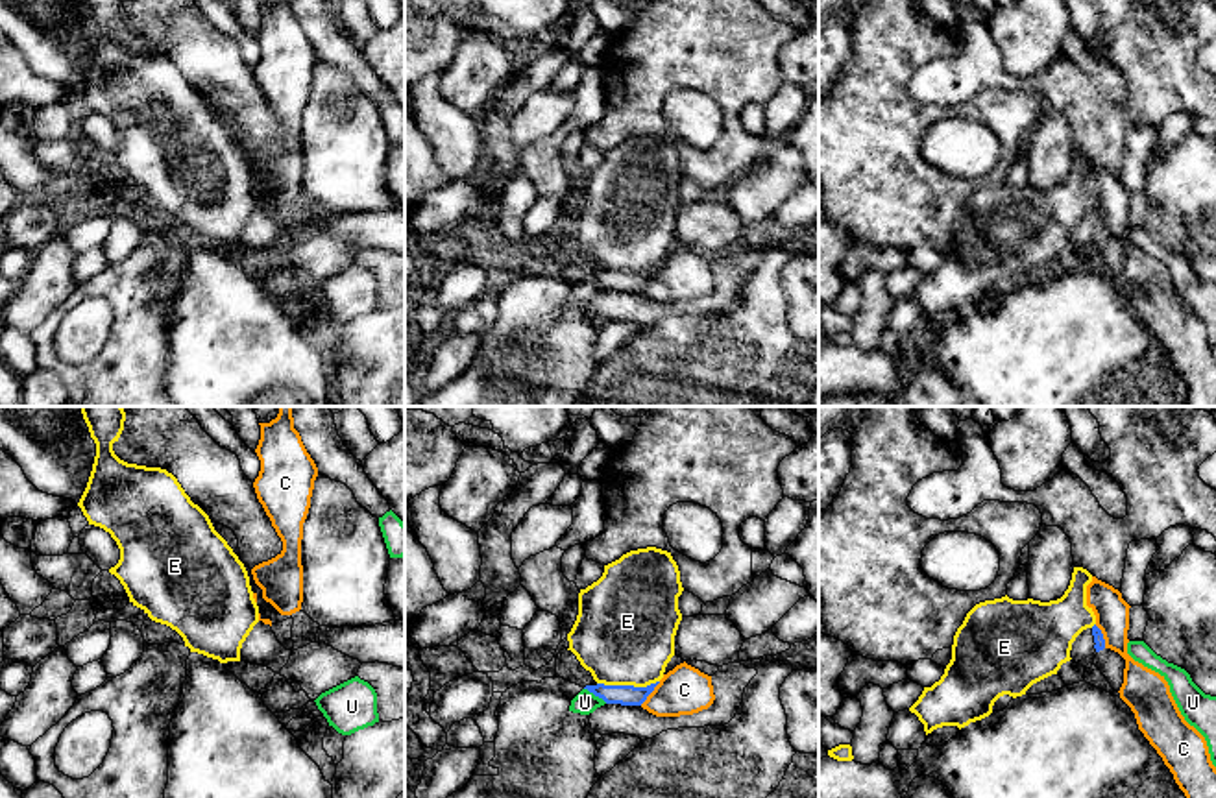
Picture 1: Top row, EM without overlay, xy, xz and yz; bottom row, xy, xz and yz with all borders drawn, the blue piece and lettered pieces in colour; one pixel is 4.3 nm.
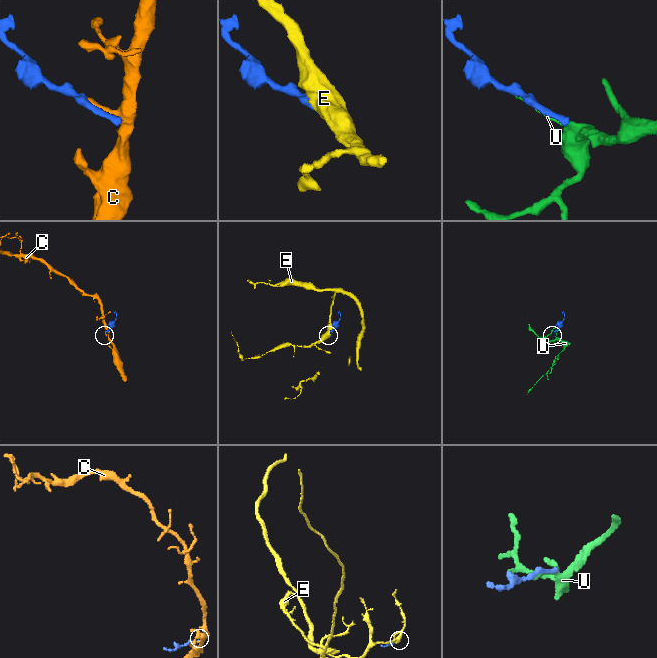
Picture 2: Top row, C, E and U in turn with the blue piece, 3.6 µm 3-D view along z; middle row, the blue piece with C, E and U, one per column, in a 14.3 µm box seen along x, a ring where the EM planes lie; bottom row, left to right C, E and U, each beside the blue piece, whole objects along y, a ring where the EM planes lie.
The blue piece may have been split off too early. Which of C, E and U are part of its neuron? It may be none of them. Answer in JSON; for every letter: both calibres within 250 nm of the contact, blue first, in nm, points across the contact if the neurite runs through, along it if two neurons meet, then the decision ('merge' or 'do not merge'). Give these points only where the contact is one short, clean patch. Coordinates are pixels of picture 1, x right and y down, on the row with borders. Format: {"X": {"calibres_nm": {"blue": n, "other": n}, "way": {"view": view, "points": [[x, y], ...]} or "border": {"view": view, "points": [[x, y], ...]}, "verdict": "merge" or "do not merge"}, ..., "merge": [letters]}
{"C": {"calibres_nm": {"blue": 100, "other": 200}, "verdict": "do not merge"}, "E": {"calibres_nm": {"blue": 100, "other": 440}, "verdict": "do not merge"}, "U": {"calibres_nm": {"blue": 100, "other": 100}, "verdict": "do not merge"}, "merge": []}

